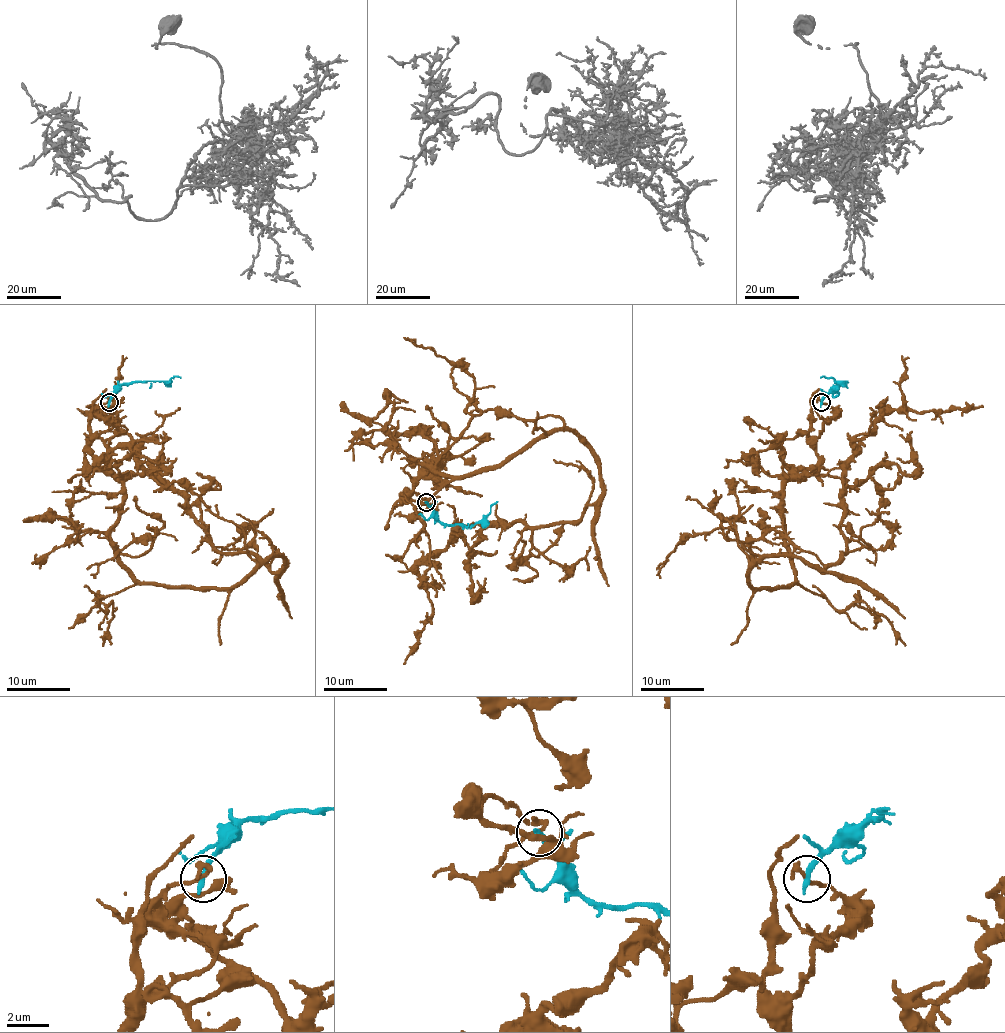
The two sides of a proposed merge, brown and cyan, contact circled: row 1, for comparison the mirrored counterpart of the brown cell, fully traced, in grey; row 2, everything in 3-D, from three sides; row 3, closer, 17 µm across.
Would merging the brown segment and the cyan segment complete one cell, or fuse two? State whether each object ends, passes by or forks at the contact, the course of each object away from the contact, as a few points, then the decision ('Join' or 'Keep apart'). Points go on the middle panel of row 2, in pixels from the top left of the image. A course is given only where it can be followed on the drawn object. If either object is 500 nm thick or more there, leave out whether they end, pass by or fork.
At the ring brown passes by. At the ring cyan ends. Course of brown: (426, 502), (427, 465), (560, 431), (602, 491), (461, 525), (404, 664). Course of cyan: (426, 502), (445, 524), (464, 524), (467, 527), (480, 522), (497, 502). Keep apart

